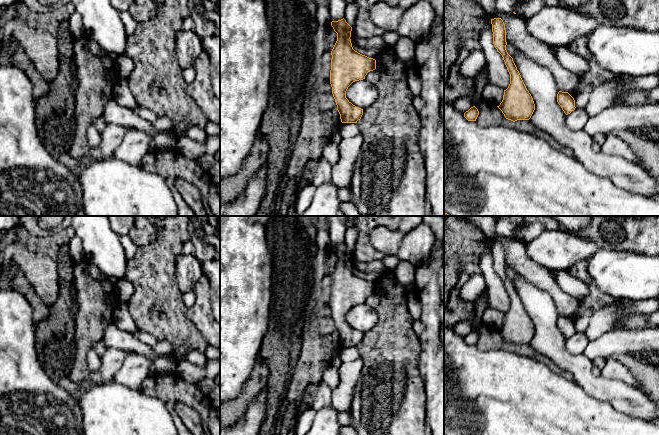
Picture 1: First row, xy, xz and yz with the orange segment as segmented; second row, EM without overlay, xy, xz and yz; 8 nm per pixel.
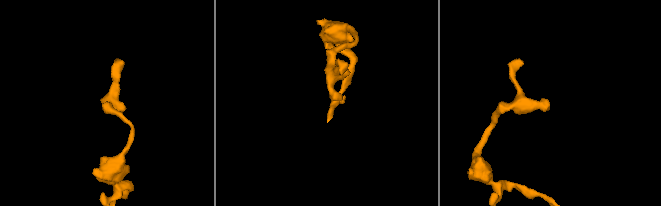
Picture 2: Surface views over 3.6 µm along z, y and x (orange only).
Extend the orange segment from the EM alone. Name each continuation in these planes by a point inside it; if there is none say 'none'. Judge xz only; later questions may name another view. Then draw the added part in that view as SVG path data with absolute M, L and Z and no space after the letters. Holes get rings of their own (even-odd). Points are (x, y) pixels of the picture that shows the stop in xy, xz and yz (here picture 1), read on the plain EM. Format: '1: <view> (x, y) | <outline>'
none

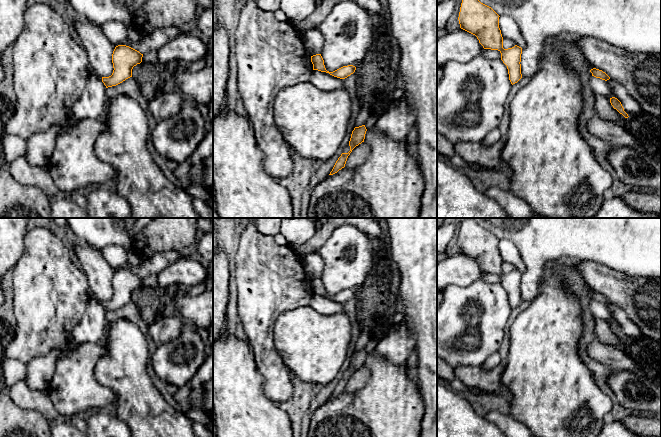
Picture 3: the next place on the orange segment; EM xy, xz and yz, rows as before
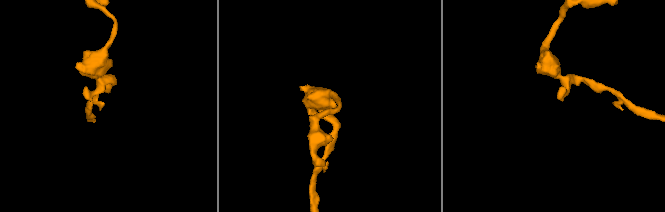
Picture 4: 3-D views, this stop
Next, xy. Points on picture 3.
none

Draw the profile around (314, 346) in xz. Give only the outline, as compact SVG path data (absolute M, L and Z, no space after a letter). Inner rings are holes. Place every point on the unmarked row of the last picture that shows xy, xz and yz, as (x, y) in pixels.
M311 306L281 313L274 324L274 347L287 367L304 383L324 387L339 373L347 357L351 324L346 313L321 314Z

